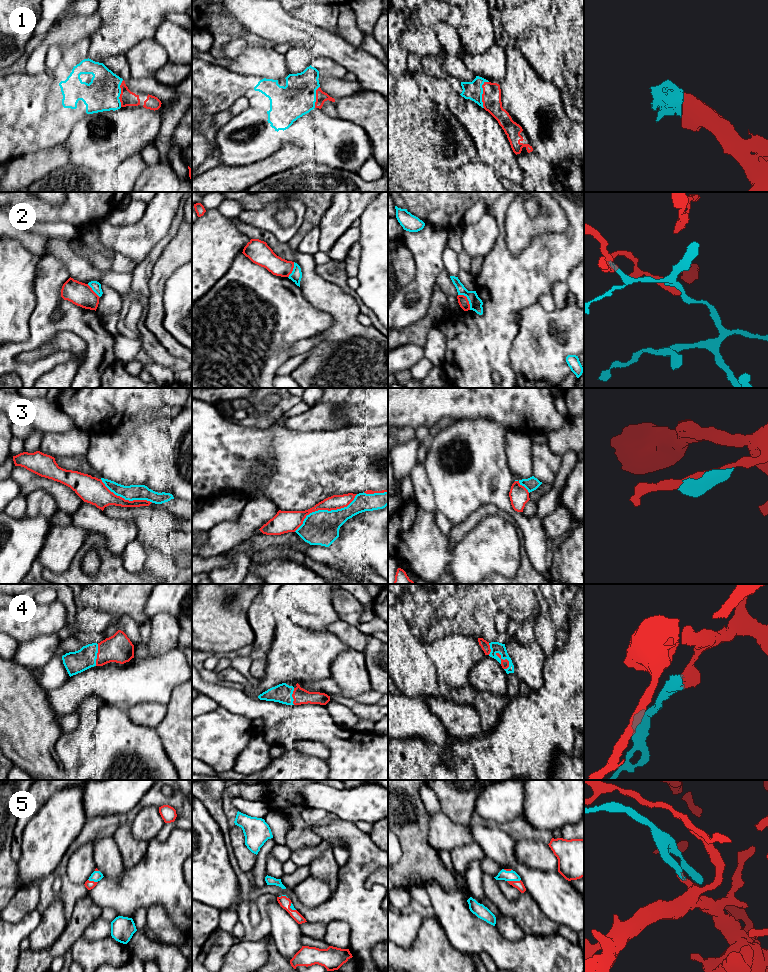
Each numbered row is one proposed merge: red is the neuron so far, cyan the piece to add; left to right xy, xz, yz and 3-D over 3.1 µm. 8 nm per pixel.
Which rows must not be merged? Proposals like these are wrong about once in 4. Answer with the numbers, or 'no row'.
2, 3

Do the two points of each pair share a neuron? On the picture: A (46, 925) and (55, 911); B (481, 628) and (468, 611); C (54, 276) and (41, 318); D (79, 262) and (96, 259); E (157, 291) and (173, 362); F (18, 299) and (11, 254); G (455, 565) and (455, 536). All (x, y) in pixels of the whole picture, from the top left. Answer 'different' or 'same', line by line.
A: same
B: same
C: same
D: different
E: different
F: same
G: different

